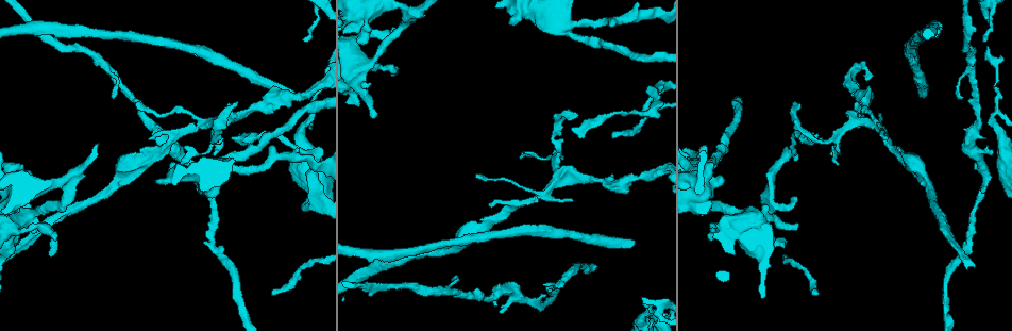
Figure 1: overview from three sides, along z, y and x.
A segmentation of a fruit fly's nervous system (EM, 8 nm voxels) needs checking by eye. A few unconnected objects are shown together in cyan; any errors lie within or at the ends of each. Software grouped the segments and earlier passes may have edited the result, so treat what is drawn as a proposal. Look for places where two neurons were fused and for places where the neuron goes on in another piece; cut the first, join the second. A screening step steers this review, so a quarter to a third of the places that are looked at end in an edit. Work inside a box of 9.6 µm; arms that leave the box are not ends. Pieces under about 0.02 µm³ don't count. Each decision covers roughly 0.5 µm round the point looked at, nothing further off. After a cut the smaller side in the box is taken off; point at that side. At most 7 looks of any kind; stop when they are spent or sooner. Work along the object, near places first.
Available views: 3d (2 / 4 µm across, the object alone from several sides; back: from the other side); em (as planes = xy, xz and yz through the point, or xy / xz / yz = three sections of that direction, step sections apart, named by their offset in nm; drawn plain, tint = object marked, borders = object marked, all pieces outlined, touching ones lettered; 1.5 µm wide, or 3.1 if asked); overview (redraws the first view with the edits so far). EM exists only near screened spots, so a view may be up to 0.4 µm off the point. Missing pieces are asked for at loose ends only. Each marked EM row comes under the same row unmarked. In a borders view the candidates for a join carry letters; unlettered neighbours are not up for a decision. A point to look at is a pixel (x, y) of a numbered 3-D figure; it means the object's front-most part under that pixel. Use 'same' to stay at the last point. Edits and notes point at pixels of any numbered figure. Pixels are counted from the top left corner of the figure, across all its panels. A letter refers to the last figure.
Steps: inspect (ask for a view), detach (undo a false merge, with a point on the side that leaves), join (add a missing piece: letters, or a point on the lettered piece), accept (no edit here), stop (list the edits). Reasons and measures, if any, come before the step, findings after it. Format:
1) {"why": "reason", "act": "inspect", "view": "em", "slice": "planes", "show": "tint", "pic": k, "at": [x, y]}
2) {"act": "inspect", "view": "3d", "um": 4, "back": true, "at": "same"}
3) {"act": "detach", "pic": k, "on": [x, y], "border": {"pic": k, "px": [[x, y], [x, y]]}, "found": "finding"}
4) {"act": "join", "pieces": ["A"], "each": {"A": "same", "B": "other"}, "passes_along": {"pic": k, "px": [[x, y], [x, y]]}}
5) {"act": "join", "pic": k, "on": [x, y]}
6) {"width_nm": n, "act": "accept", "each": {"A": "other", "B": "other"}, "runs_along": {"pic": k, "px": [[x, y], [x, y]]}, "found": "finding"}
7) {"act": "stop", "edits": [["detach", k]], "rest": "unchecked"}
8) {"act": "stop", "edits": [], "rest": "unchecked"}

{"why": "end of a long branch", "act": "inspect", "view": "3d", "um": 4, "back": true, "pic": 1, "at": [919, 93]}

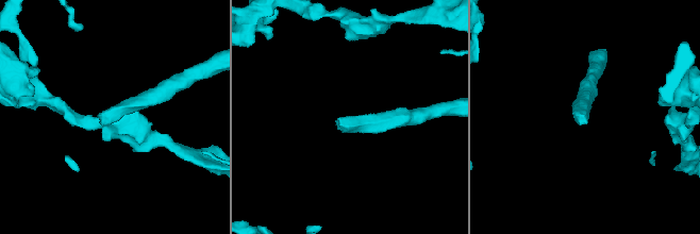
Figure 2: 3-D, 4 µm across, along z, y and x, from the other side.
{"act": "inspect", "view": "em", "um": 3.1, "slice": "xz", "step": 16, "show": "tint", "pic": 2, "at": [582, 117]}

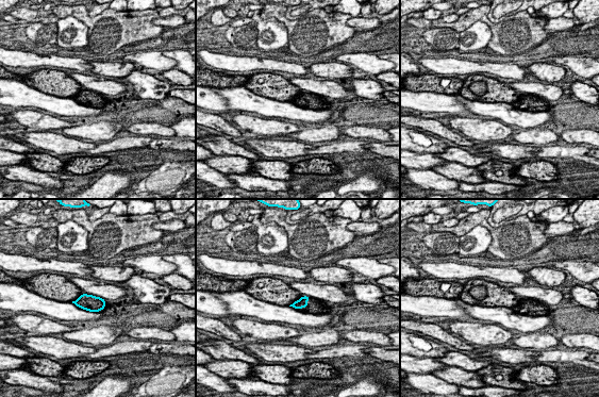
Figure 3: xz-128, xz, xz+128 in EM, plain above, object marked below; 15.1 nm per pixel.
{"why": "another direction", "act": "inspect", "view": "em", "um": 3.1, "slice": "planes", "show": "borders", "at": "same"}

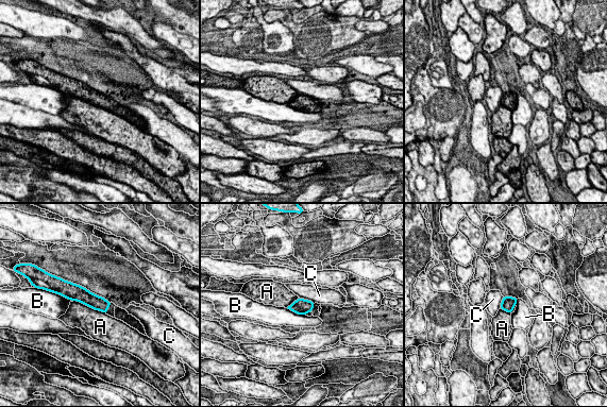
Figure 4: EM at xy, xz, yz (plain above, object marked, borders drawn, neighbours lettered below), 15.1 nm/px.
{"longest_contact_nm": ["A", 550], "act": "accept", "each": {"A": "other", "B": "other", "C": "other"}, "border": {"pic": 4, "px": [[73, 300], [105, 314]]}, "found": "no lettered piece goes on from it"}

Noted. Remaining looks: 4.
{"why": "thick turns thin", "act": "inspect", "view": "em", "slice": "planes", "show": "borders", "pic": 1, "at": [653, 315]}

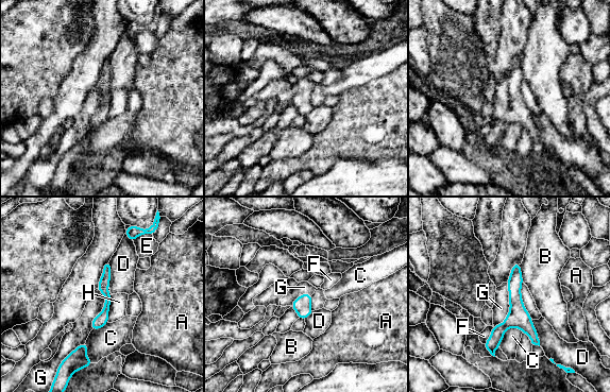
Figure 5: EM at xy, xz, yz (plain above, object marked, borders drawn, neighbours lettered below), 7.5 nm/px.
{"width_nm": 100, "act": "detach", "pic": 5, "on": [518, 317], "each": {"A": "other", "B": "other", "C": "other", "D": "other", "E": "other", "F": "other", "G": "other", "H": "other"}, "part_leaving": {"pic": 5, "px": [[517, 265], [518, 316], [537, 342]]}, "found": "two neurons meet here"}

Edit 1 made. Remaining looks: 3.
{"why": "an open end", "act": "inspect", "view": "3d", "um": 2, "back": true, "pic": 1, "at": [490, 203]}

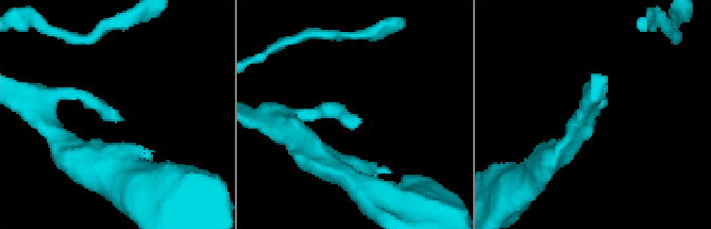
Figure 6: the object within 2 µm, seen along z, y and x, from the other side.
{"act": "inspect", "view": "em", "slice": "planes", "show": "borders", "pic": 6, "at": [121, 116]}

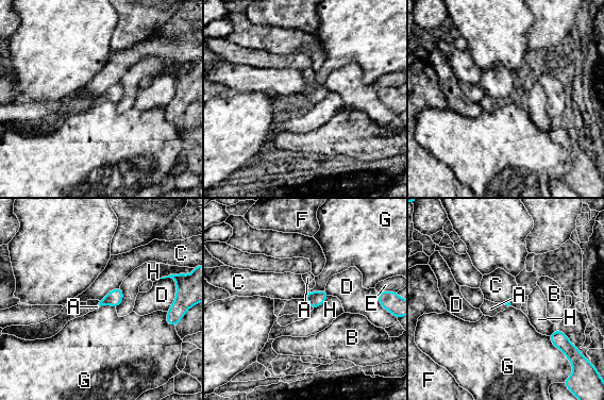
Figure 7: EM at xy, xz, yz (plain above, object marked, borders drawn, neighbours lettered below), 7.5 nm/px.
{"act": "join", "pieces": ["A"], "each": {"A": "same", "B": "other", "C": "other", "D": "other", "E": "other", "F": "other", "G": "other", "H": "other"}, "passes_along": {"pic": 7, "px": [[315, 300], [307, 292], [307, 278]]}, "found": "the neuron continues"}

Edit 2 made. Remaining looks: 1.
{"act": "stop", "edits": [["detach", 5], ["join", 7]], "rest": "unchecked"}

